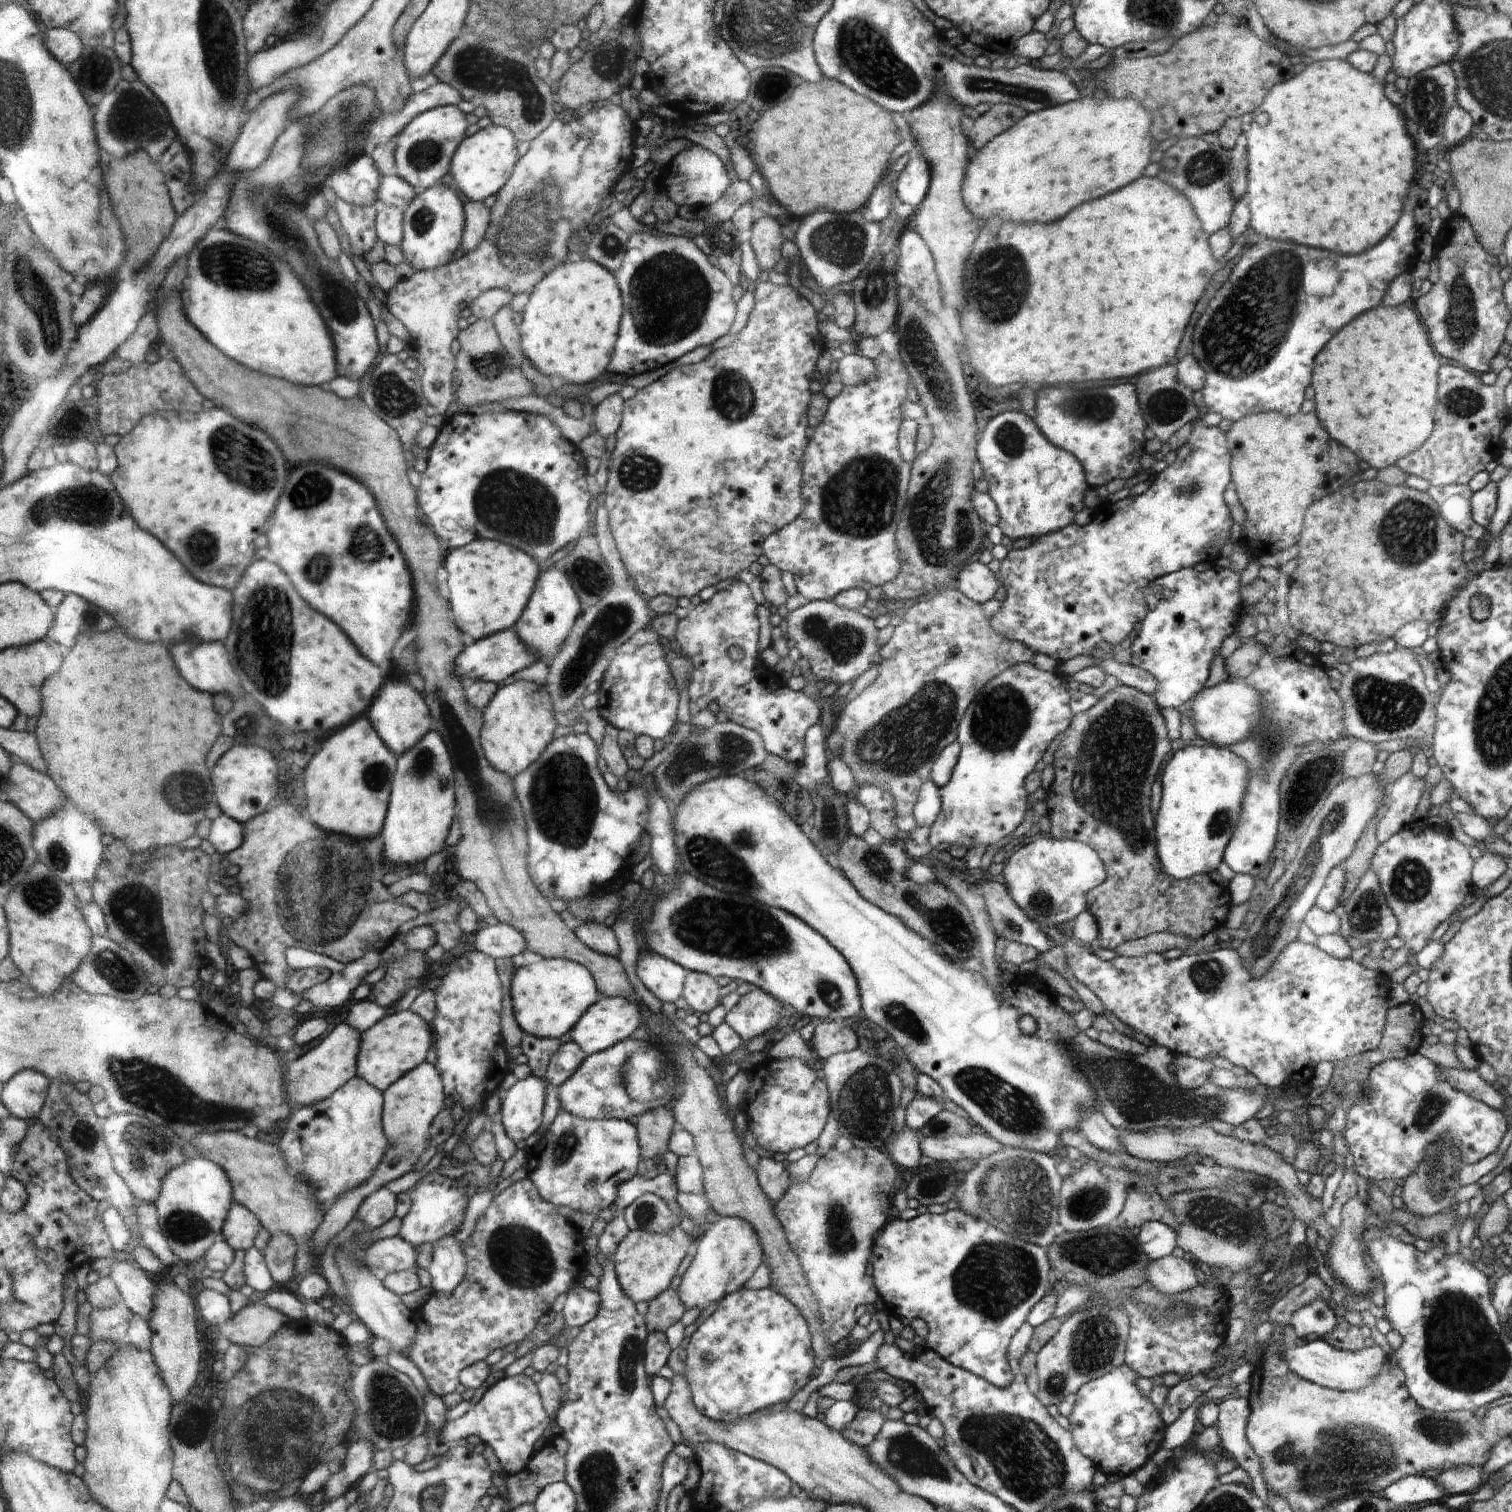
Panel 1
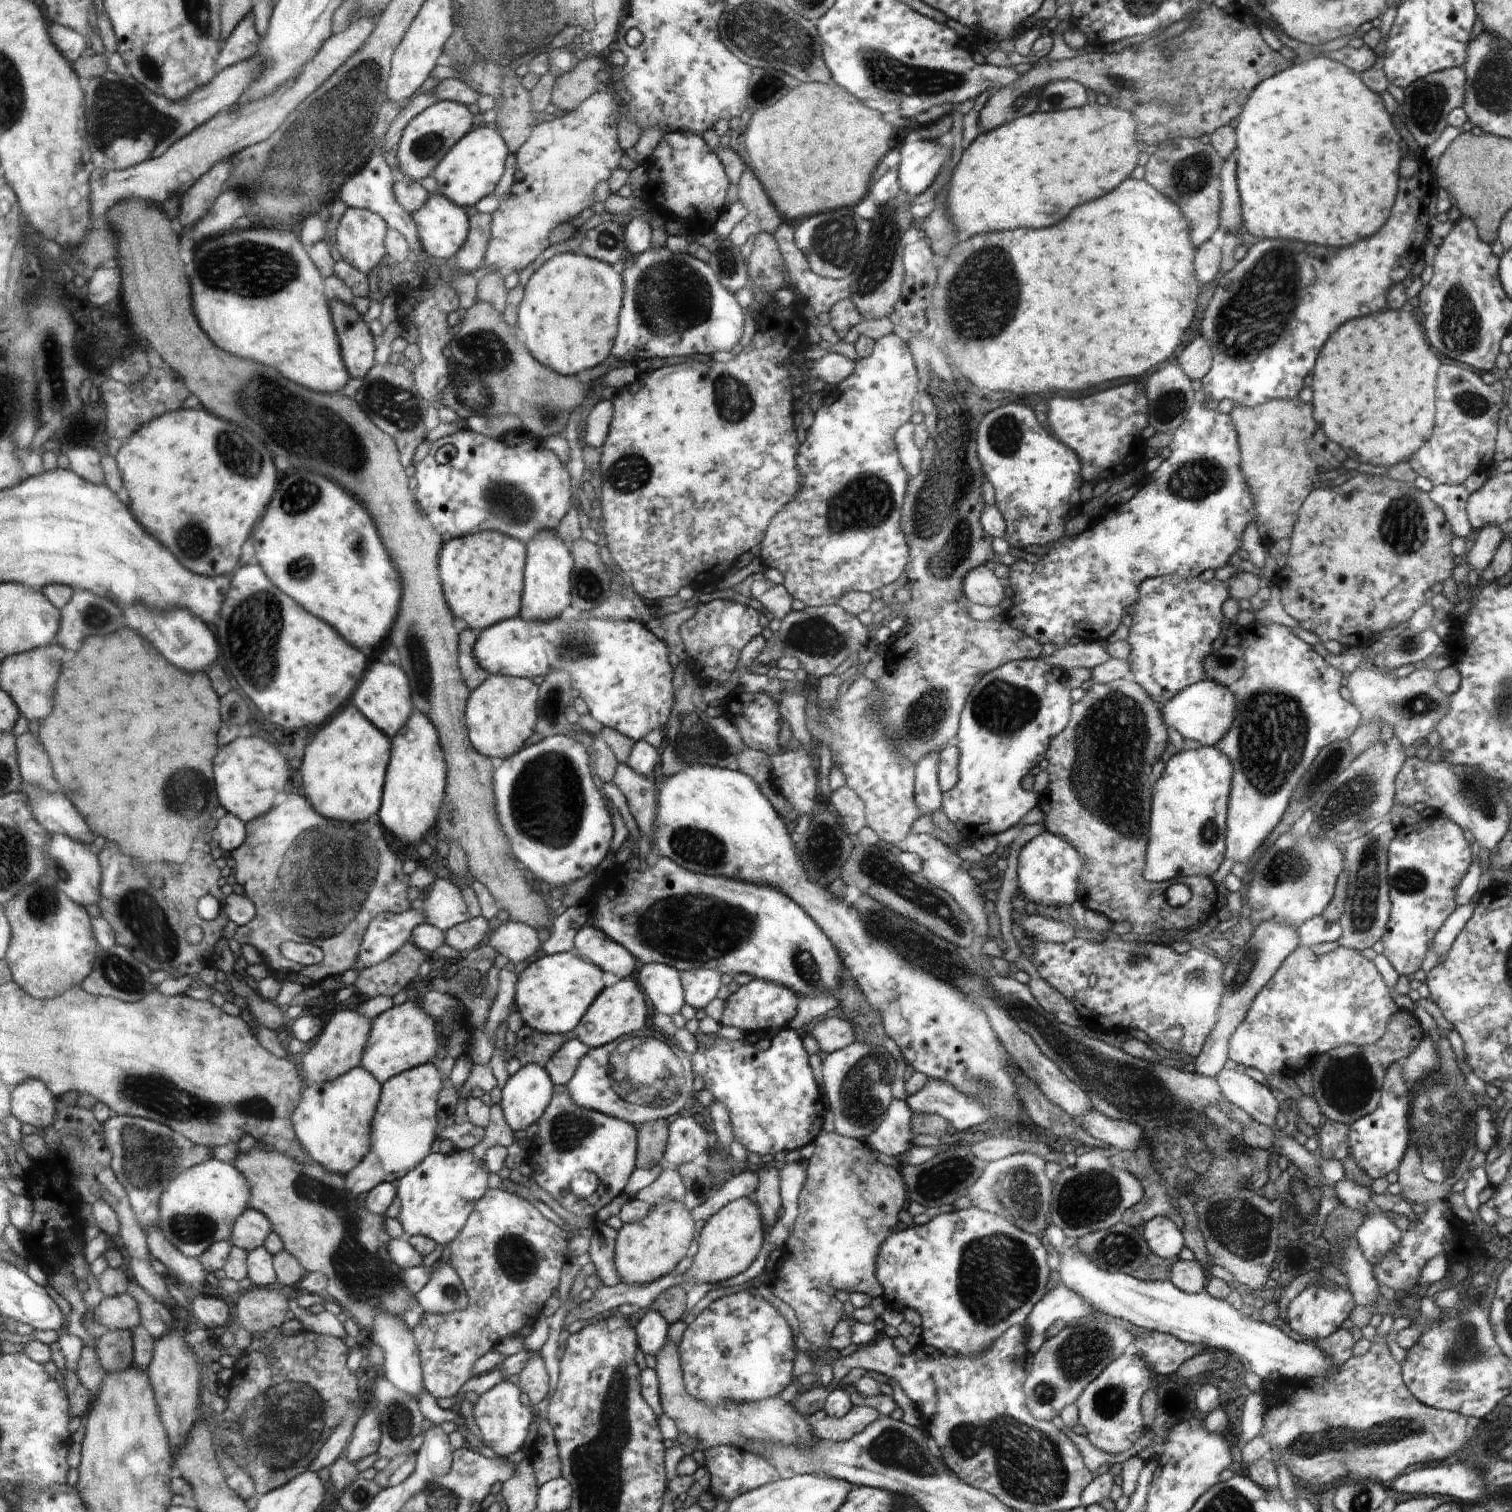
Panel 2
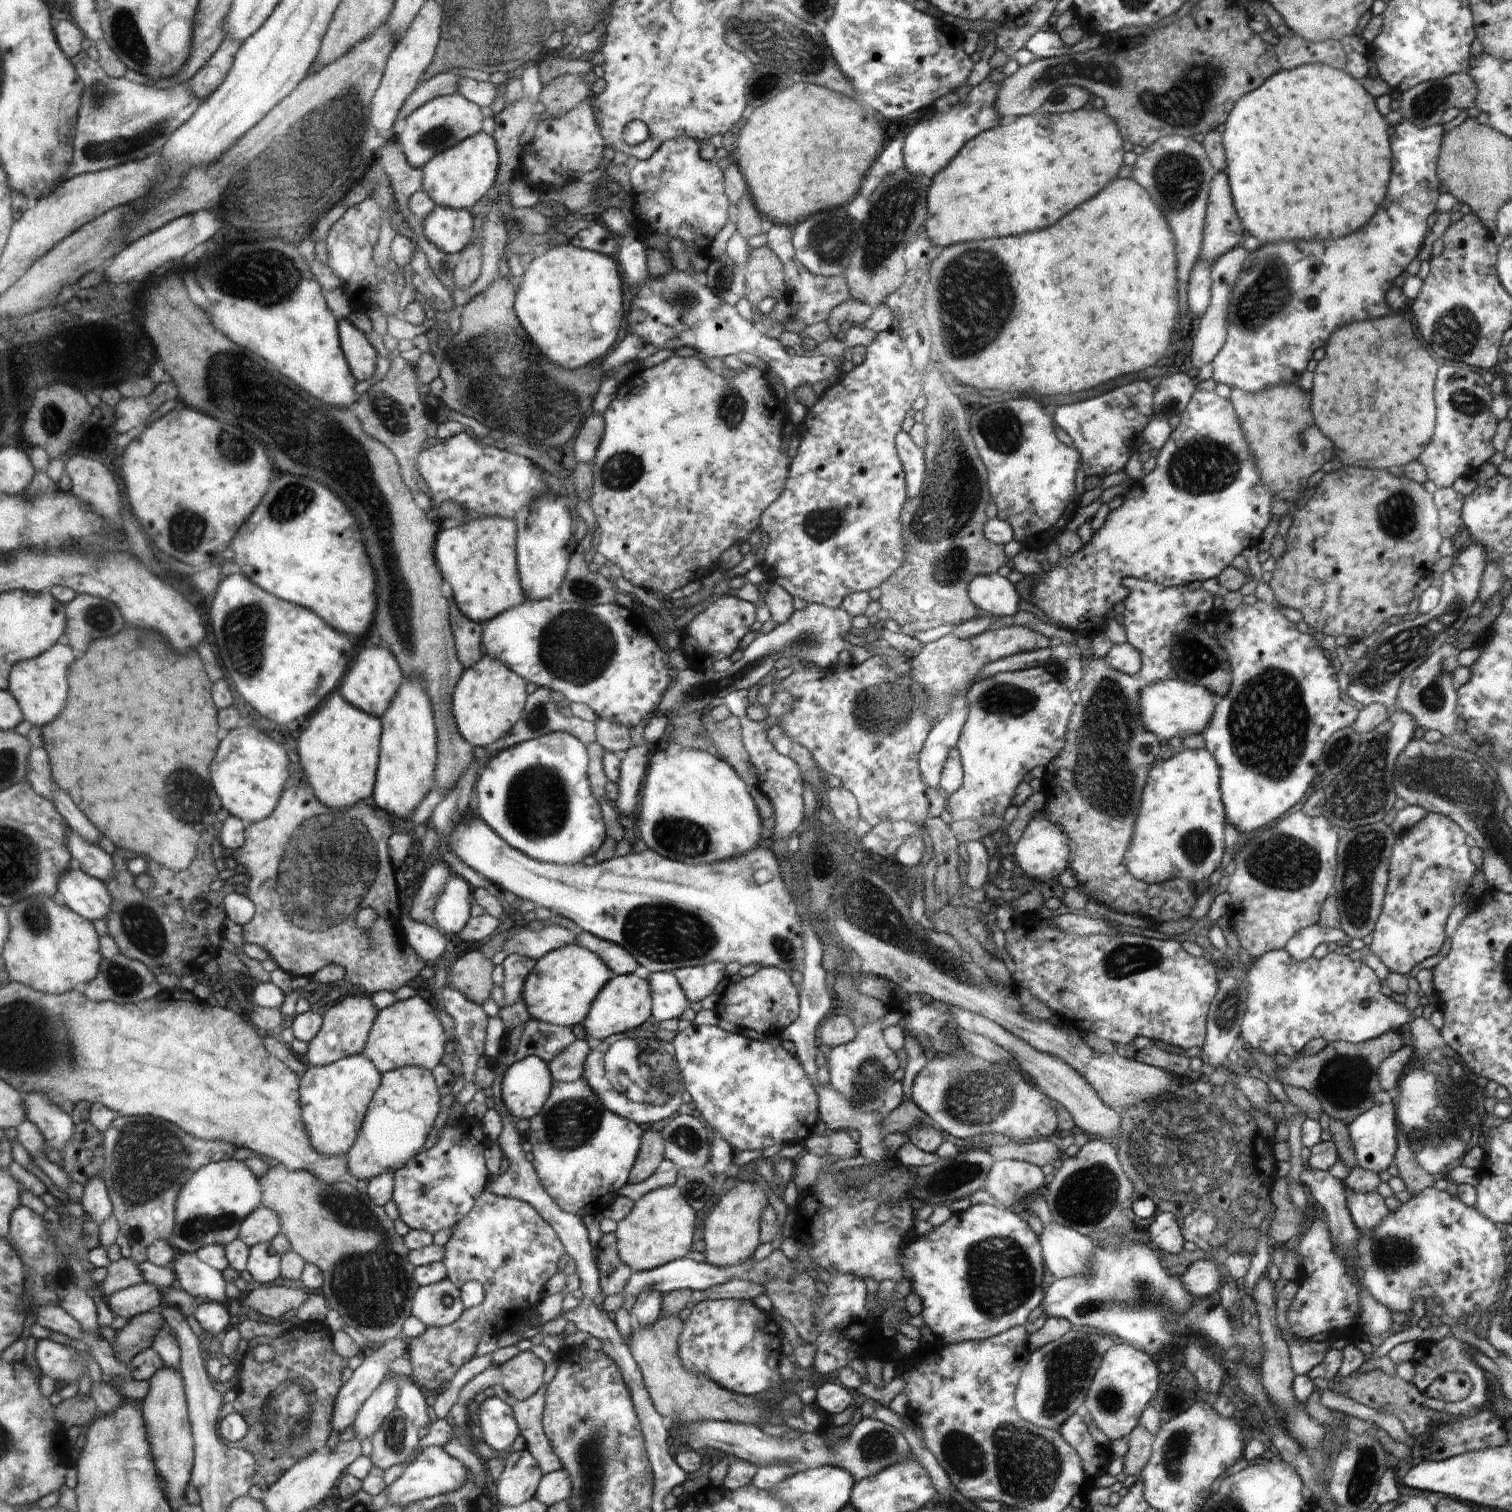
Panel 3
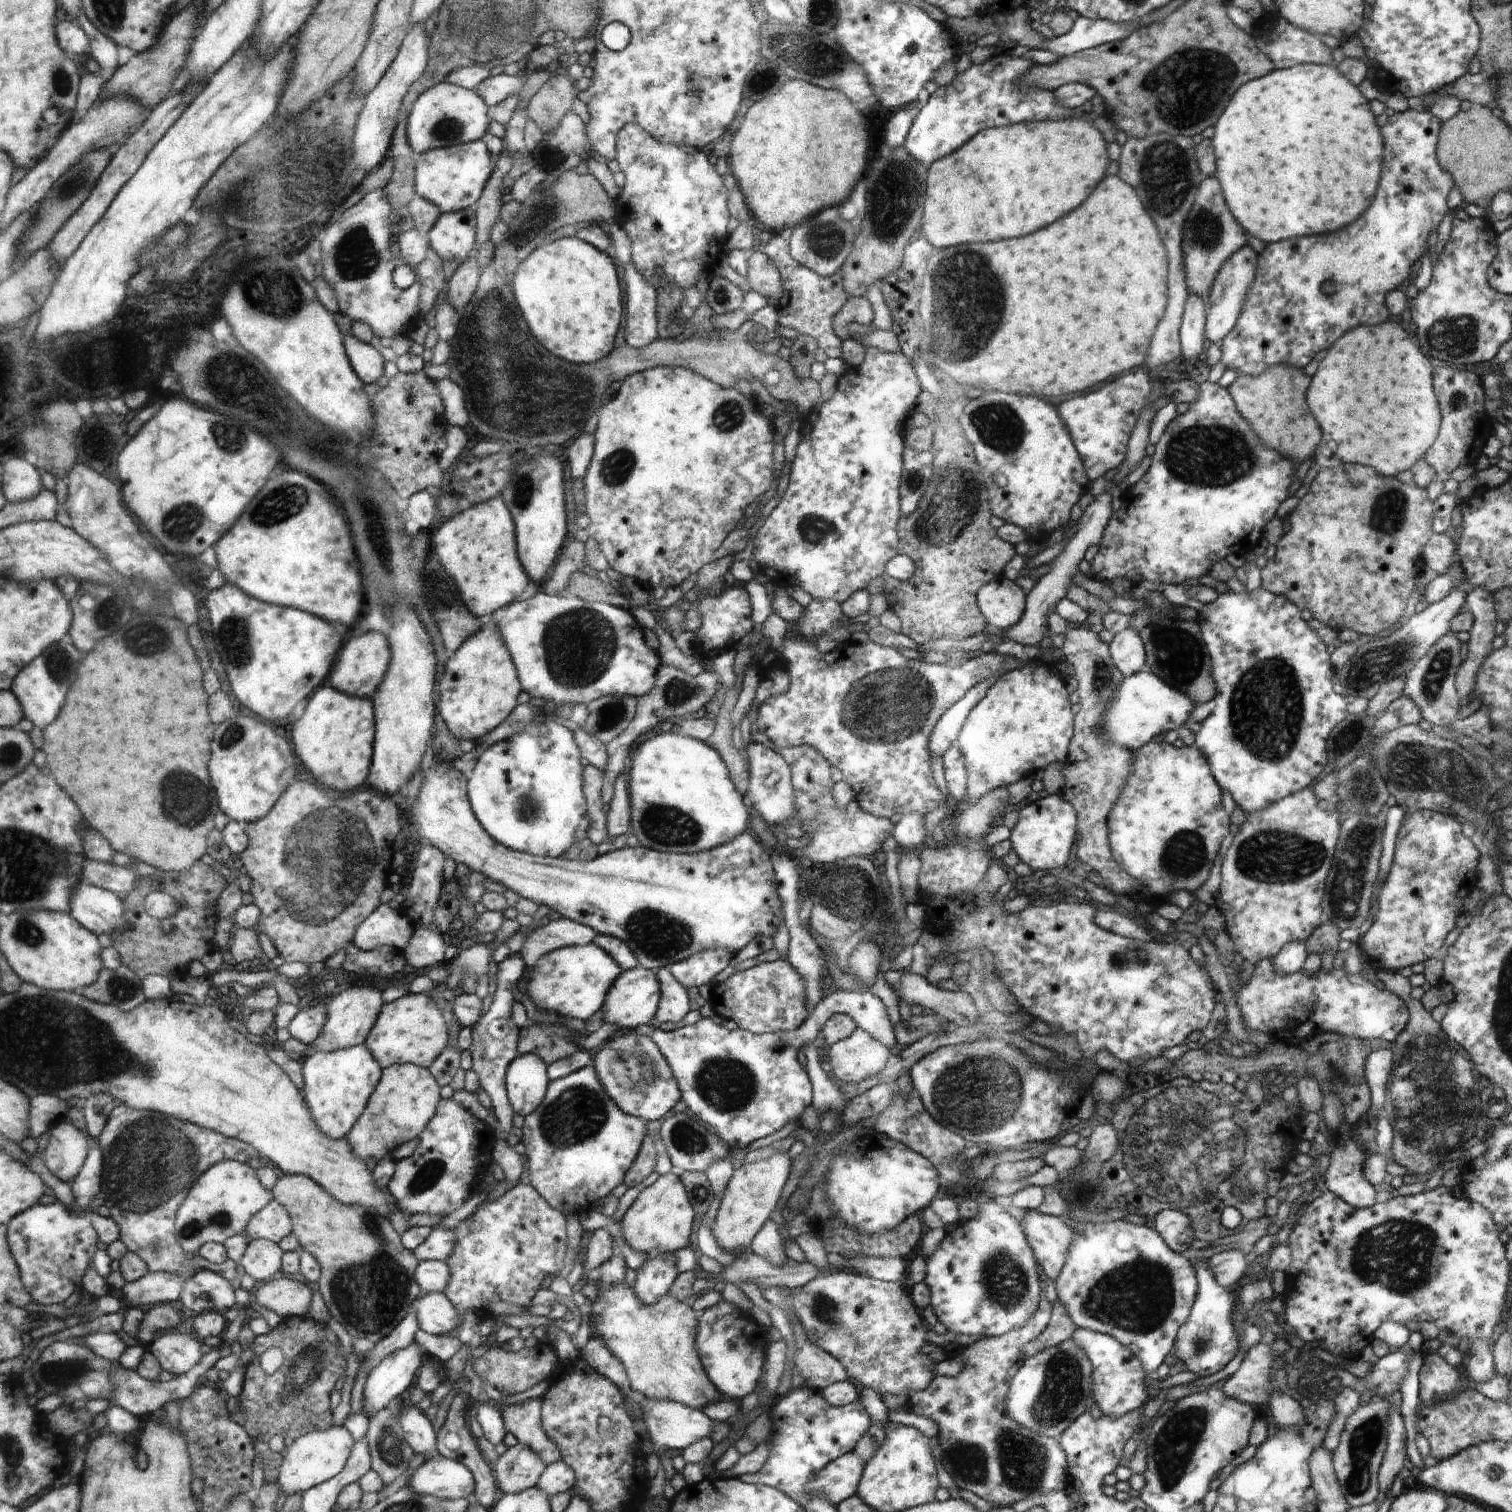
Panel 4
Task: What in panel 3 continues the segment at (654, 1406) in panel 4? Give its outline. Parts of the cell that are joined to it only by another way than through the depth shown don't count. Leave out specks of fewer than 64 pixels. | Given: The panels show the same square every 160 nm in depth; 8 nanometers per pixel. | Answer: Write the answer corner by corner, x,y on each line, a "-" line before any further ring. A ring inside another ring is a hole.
875,1416
863,1418
858,1422
846,1440
840,1440
836,1444
830,1444
822,1435
802,1433
796,1440
784,1440
782,1437
770,1436
756,1425
743,1424
740,1422
716,1422
716,1420
698,1420
694,1424
672,1424
672,1432
680,1434
682,1442
691,1449
702,1450
715,1448
723,1455
731,1456
740,1460
746,1460
757,1467
782,1466
786,1468
787,1477
792,1477
798,1472
820,1468
820,1466
834,1466
848,1470
854,1481
858,1482
866,1476
876,1476
880,1470
885,1470
894,1462
902,1462
910,1452
906,1438
896,1428
882,1423

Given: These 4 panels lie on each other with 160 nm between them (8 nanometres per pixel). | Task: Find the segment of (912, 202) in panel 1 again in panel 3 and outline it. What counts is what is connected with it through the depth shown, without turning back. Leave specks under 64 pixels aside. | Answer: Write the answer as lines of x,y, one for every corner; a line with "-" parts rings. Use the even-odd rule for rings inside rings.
987,77
978,86
972,86
961,94
961,99
950,106
947,113
935,111
927,125
916,124
912,132
905,137
903,162
908,170
920,178
932,180
951,163
970,140
982,132
998,127
1005,121
997,110
997,98
1000,81
993,83

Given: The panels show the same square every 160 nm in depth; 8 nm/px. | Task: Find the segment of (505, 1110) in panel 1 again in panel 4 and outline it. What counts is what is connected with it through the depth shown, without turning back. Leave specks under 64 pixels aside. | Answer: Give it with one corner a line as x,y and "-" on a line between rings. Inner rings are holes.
537,1054
517,1055
505,1076
513,1112
525,1117
536,1111
545,1100
549,1084
546,1064

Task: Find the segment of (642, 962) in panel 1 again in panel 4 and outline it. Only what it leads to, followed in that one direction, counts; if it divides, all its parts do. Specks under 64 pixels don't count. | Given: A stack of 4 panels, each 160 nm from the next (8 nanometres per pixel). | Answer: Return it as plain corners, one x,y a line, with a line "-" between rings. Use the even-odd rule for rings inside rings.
666,968
655,970
661,985
661,1000
657,1004
658,1022
680,1022
690,1012
687,989

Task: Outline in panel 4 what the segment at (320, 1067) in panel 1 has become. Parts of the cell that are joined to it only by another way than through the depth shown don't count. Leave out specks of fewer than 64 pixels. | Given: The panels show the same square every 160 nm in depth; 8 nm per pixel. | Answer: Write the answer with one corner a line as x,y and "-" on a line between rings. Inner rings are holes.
356,985
334,997
327,997
327,1019
320,1036
313,1042
314,1050
329,1053
338,1049
364,1045
384,1002
381,991
372,986

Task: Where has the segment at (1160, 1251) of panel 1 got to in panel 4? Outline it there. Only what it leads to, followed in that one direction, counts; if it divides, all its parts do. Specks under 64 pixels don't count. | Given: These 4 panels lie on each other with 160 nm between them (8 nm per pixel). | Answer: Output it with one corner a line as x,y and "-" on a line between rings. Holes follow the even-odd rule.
1162,1209
1155,1216
1154,1230
1164,1239
1164,1242
1178,1254
1183,1254
1191,1248
1195,1240
1189,1218
1182,1211

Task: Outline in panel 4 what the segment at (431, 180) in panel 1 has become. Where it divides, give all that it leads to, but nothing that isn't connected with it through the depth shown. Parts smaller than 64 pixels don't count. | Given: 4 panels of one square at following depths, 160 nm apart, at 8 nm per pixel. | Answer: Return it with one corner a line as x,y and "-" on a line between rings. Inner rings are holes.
446,81
438,83
436,87
422,94
413,104
407,126
409,144
415,153
421,155
430,149
477,141
488,130
486,105
474,90

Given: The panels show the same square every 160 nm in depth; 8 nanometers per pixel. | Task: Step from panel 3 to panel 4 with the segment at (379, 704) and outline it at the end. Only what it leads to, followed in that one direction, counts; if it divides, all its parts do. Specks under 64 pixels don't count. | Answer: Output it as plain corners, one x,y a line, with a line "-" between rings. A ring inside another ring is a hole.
385,633
364,634
358,638
352,638
346,642
346,648
342,648
341,656
331,676
330,686
350,696
372,699
372,696
378,692
390,664
391,648

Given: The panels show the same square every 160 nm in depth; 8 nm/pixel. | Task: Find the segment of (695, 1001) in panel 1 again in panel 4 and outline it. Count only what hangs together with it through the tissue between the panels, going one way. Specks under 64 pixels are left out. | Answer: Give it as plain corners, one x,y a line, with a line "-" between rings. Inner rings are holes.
718,947
709,951
701,951
698,955
681,960
680,963
668,964
666,968
672,976
685,988
700,988
713,983
713,978
724,970
734,953
727,948

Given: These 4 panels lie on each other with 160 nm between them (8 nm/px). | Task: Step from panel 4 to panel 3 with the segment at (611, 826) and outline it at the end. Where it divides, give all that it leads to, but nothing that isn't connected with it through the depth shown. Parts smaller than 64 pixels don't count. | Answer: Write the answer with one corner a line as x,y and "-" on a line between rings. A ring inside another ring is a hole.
642,743
630,747
621,756
620,774
617,782
619,795
615,804
626,816
636,813
638,809
640,793
651,762
652,752
652,746

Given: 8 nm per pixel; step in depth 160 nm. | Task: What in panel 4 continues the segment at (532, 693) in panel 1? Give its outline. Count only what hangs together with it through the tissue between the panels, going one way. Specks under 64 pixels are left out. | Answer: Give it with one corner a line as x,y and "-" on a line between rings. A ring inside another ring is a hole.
492,622
489,626
480,629
474,636
462,643
462,646
447,656
442,664
442,672
438,677
438,710
445,720
449,731
458,740
479,741
494,731
509,718
518,704
518,694
521,690
521,681
514,668
513,658
508,654
508,648
503,640
498,624

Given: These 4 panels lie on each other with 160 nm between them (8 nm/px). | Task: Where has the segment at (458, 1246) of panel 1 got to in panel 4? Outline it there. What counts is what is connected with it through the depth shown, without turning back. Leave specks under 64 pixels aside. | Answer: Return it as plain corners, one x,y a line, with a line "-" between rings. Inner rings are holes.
444,1291
418,1296
411,1306
419,1328
433,1335
448,1334
463,1321

